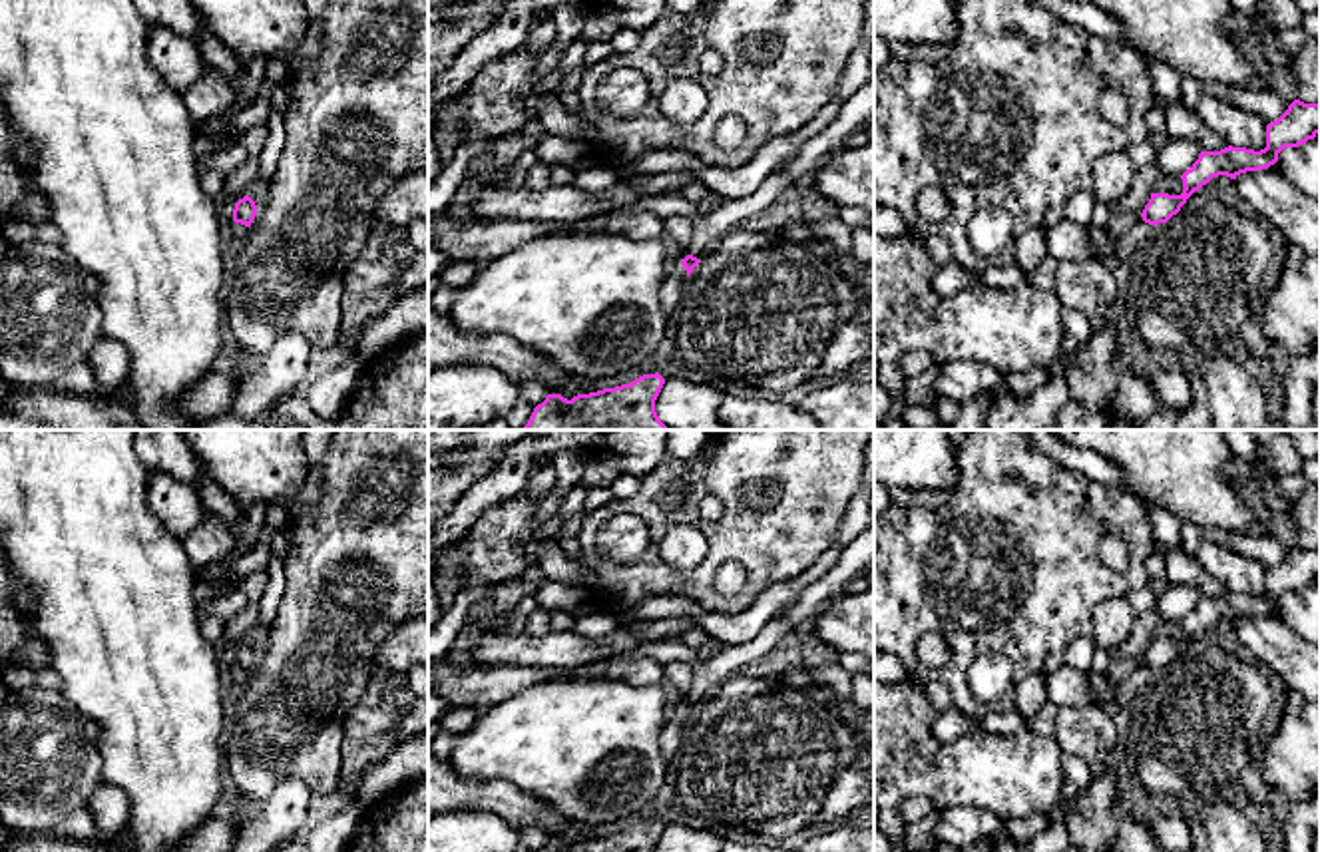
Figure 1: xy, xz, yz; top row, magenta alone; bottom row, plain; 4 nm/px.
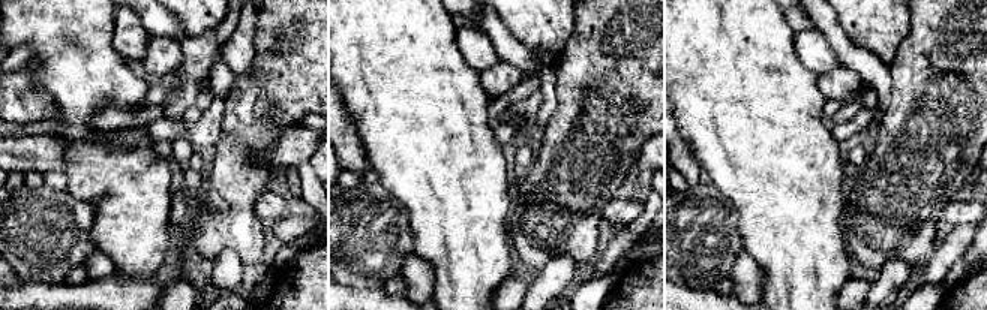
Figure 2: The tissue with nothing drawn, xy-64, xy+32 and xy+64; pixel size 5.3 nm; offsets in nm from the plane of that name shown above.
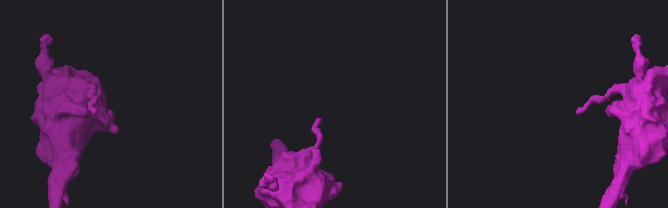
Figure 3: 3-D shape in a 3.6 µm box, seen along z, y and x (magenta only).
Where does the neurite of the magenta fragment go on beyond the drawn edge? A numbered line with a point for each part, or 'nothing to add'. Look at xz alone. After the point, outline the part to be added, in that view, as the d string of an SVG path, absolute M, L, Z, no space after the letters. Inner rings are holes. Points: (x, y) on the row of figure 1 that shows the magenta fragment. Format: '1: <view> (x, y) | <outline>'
nothing to add

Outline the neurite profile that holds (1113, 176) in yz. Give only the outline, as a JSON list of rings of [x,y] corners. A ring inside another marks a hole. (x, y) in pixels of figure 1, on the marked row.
[[[1107,153],[1093,165],[1091,193],[1097,203],[1115,203],[1125,197],[1139,169],[1129,155]]]

